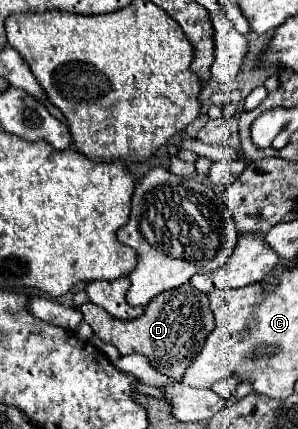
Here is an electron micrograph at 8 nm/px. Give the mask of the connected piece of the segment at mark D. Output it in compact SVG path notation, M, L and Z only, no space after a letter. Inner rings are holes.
M190 283L160 293L156 299L150 301L144 315L132 321L120 321L104 313L102 307L94 303L86 303L80 307L86 323L92 327L94 335L102 341L114 345L120 355L140 353L150 359L150 365L172 379L182 379L186 367L196 359L200 353L208 333L212 333L212 311L208 309L206 293L192 289Z

